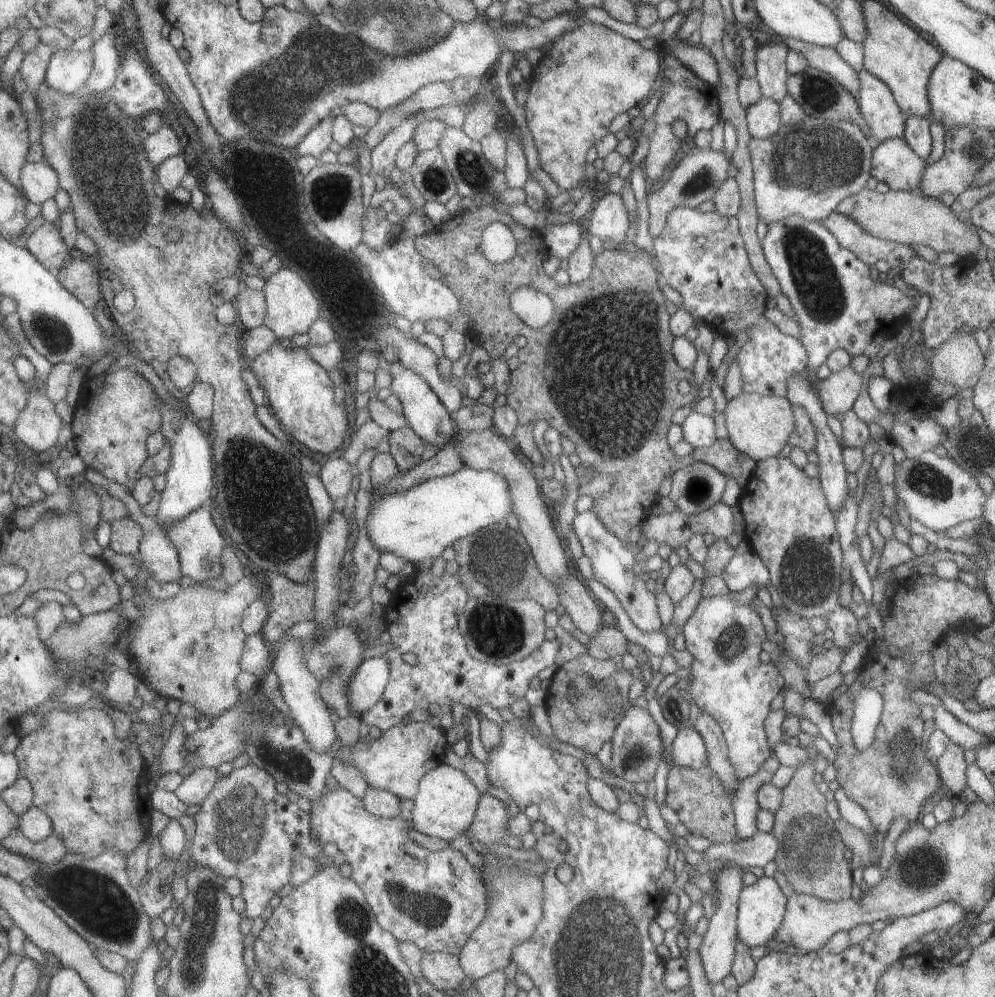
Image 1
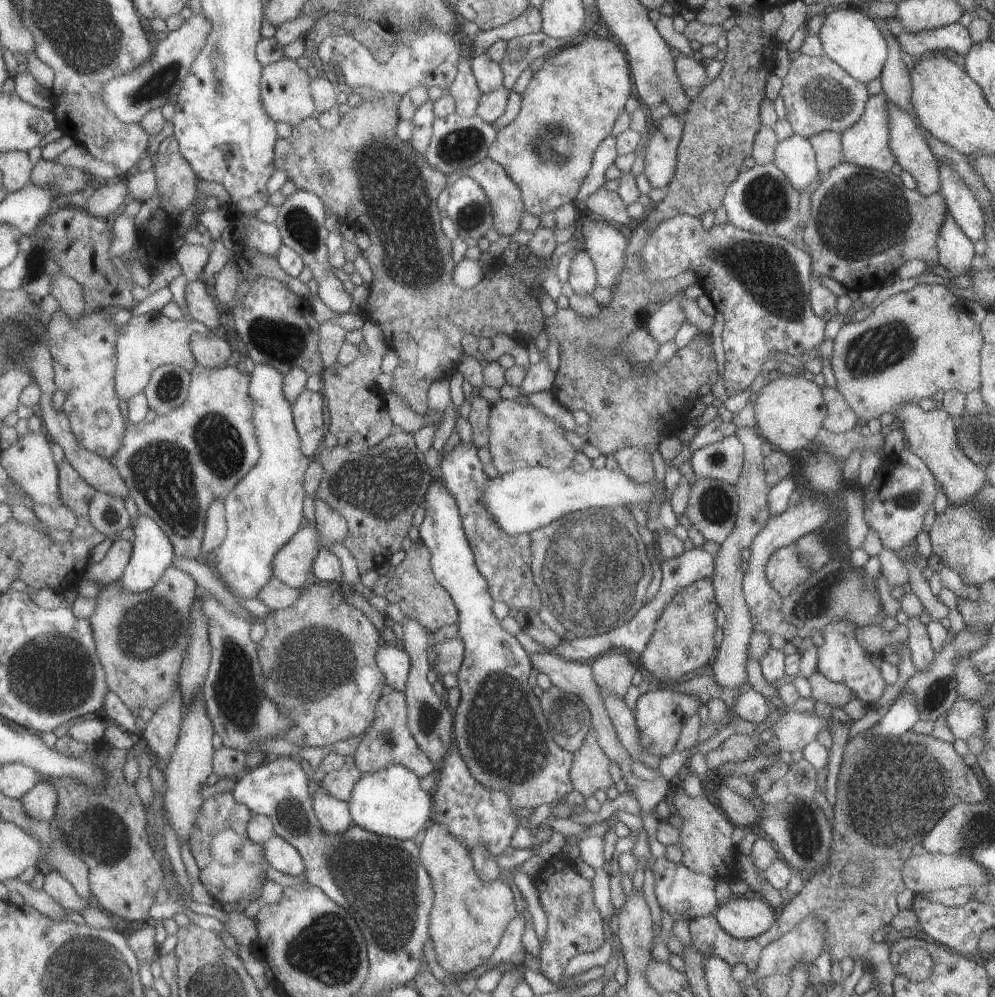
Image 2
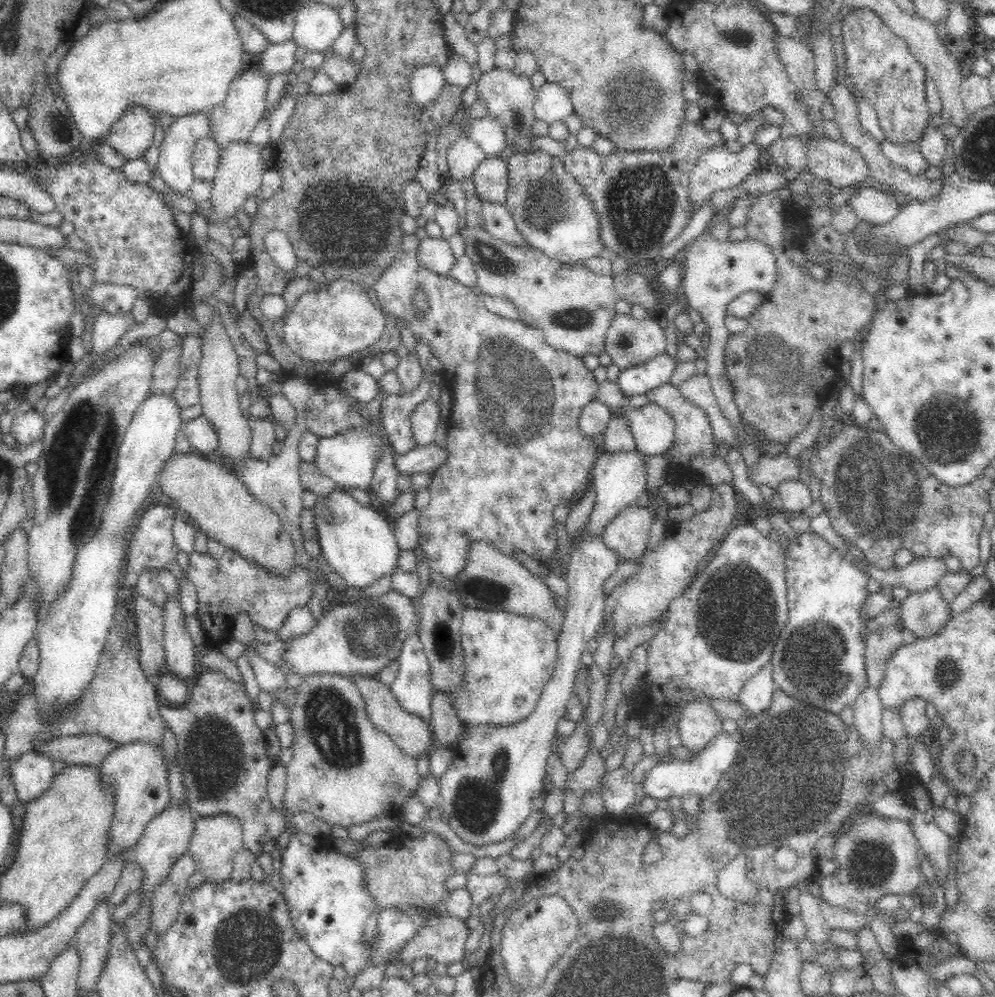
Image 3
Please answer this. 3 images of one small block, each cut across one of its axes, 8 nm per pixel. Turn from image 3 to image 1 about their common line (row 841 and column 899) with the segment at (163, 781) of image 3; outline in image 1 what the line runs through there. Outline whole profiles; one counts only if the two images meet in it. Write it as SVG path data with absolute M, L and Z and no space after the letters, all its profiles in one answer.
M866 69L858 72L858 108L875 143L903 138L907 116L894 100L892 91Z

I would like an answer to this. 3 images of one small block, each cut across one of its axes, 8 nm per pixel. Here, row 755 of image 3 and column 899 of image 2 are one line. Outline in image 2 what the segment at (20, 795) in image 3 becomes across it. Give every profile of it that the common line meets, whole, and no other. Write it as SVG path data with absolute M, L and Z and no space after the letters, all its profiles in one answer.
M895 17L886 18L885 21L890 34L900 44L898 48L902 52L908 52L916 60L925 55L942 54L950 50L964 56L973 45L968 27L959 21L922 32L909 32L906 28L902 28L902 24Z

